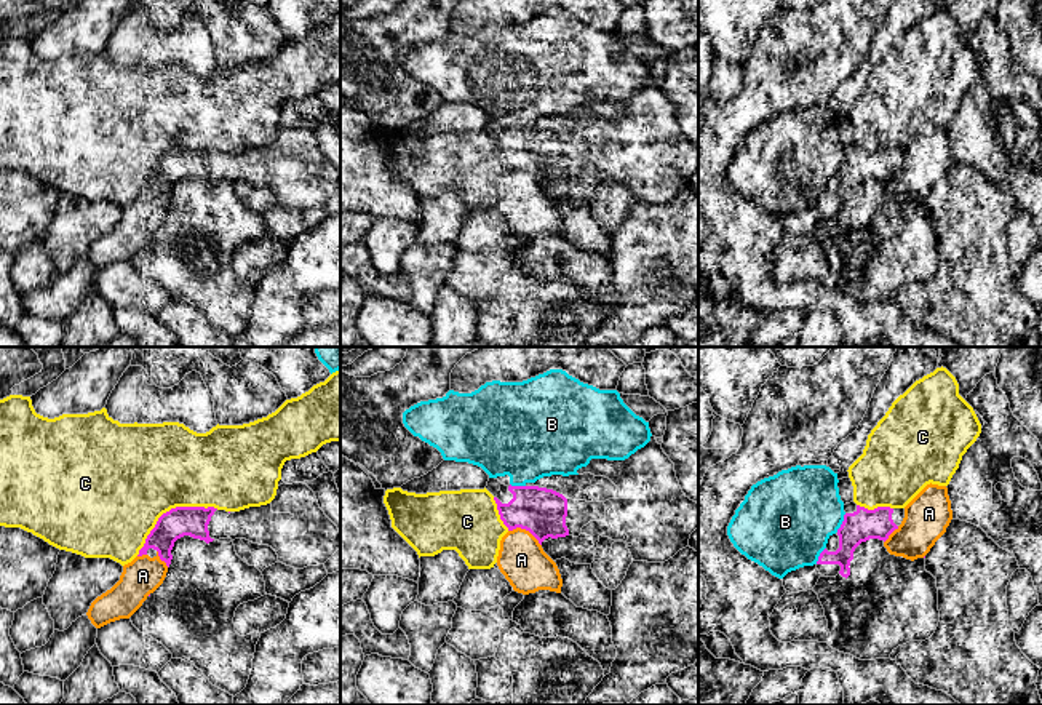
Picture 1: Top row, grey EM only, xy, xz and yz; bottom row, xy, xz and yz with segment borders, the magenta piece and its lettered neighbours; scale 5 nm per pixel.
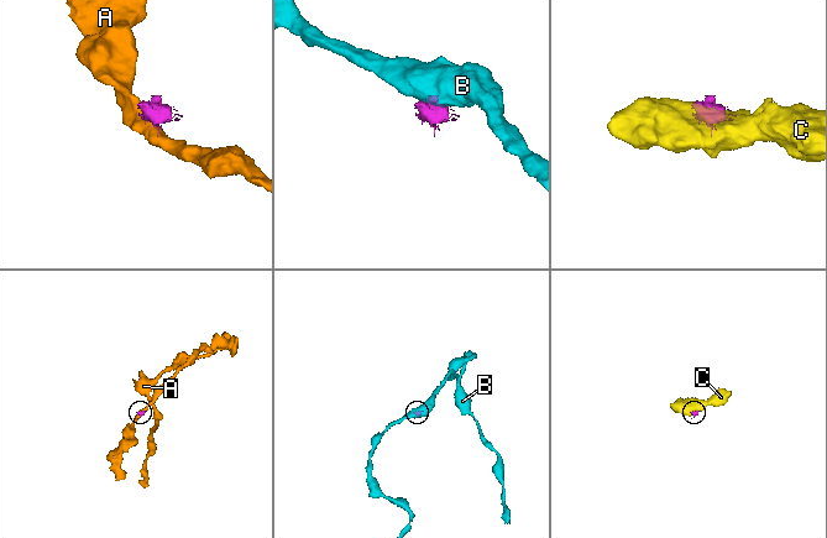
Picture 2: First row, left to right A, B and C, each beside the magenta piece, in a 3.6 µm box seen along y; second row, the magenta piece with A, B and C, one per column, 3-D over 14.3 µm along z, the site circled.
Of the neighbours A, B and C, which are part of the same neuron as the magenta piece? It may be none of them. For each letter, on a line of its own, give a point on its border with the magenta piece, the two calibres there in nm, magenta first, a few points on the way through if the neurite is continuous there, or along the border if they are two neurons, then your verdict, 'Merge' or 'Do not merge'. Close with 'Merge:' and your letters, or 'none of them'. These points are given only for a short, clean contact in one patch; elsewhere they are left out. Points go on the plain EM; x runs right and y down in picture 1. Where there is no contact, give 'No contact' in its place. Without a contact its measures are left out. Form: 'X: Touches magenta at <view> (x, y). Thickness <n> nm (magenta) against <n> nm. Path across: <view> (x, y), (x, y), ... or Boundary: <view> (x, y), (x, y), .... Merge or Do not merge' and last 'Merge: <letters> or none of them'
A: Touches magenta at xz (526, 171). Thickness 240 nm (magenta) against 240 nm. Do not merge
B: Touches magenta at yz (843, 165). Thickness 160 nm (magenta) against 420 nm. Do not merge
C: Touches magenta at xy (171, 151). Thickness 150 nm (magenta) against 480 nm. Do not merge
Merge: none of them

